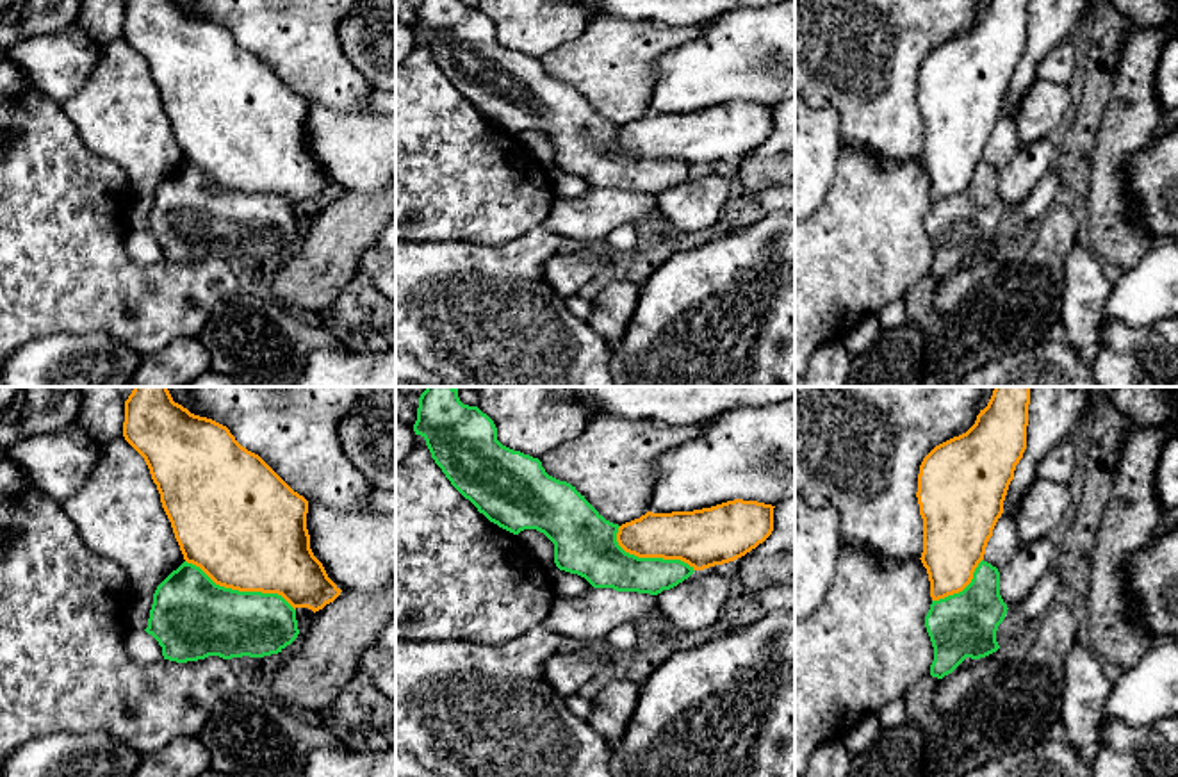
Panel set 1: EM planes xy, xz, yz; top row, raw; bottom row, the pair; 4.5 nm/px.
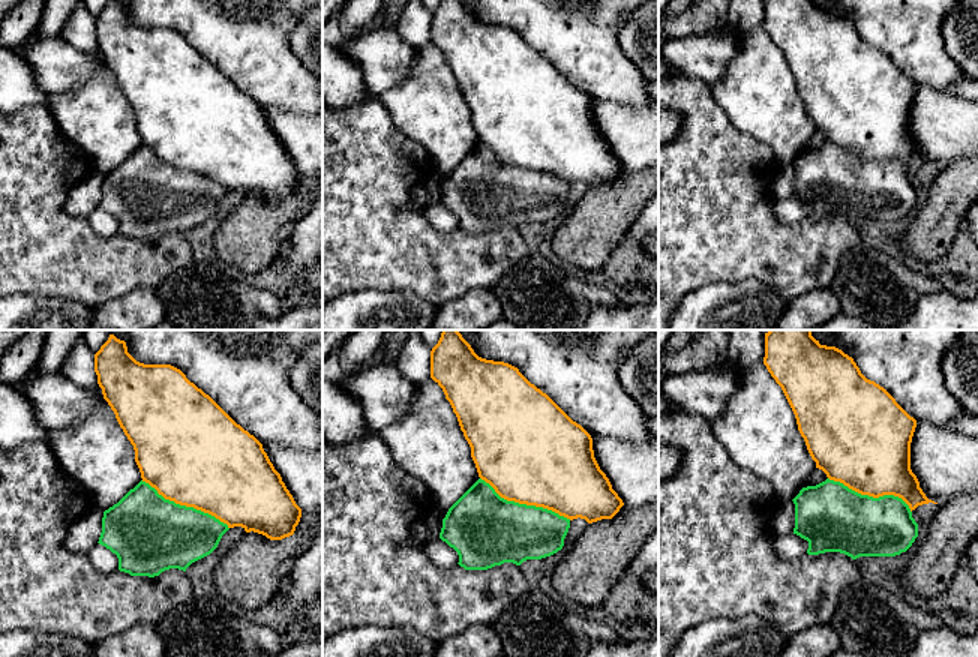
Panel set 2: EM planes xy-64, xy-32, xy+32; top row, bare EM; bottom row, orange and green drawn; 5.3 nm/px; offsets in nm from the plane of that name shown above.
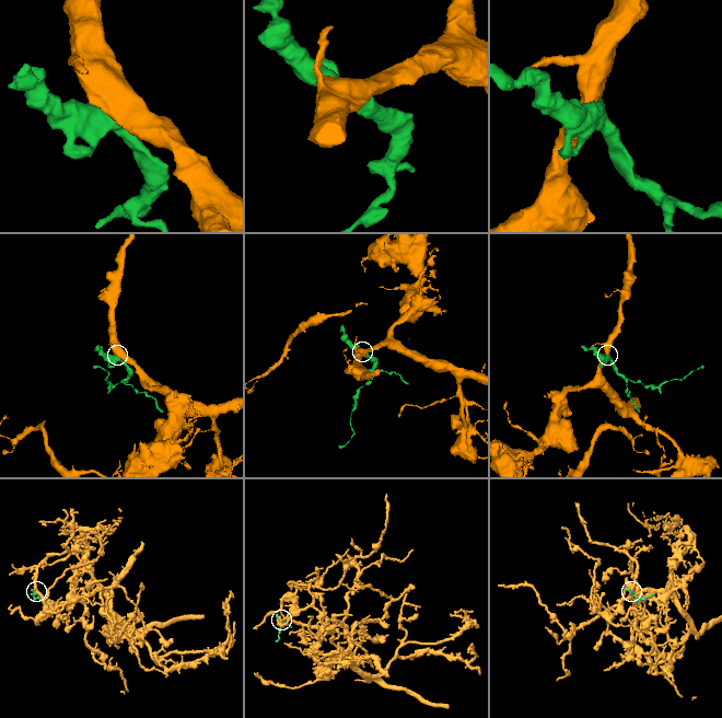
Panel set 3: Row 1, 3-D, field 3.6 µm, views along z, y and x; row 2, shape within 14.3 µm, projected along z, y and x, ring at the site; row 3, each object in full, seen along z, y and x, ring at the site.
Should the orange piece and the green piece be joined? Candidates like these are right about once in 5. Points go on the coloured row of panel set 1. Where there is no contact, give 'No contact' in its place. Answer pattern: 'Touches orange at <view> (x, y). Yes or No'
Touches orange at xy (241, 590). No

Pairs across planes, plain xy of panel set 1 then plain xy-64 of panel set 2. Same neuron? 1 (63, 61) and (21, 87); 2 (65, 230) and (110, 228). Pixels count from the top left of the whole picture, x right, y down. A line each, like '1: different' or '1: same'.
1: different
2: different

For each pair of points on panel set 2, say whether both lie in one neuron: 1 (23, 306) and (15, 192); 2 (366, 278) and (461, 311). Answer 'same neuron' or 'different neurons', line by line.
1: different neurons
2: different neurons

